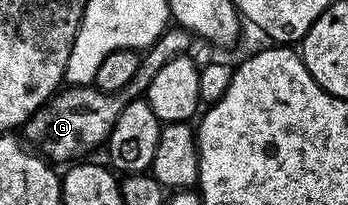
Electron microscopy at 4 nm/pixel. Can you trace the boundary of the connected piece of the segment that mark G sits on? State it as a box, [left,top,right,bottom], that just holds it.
[22,28,194,163]

